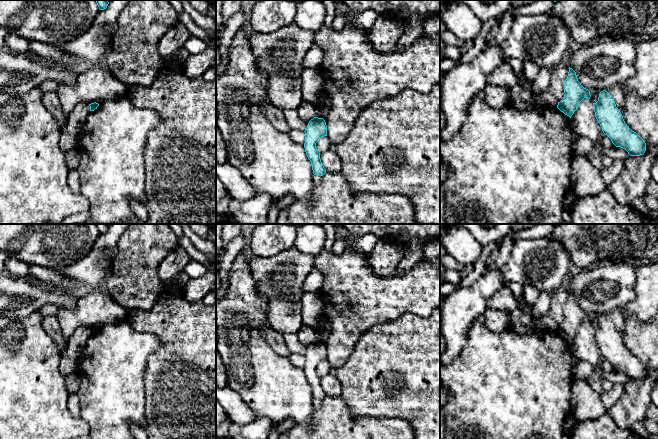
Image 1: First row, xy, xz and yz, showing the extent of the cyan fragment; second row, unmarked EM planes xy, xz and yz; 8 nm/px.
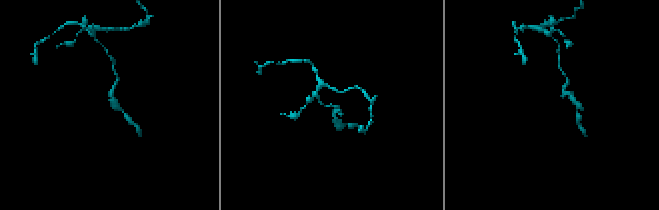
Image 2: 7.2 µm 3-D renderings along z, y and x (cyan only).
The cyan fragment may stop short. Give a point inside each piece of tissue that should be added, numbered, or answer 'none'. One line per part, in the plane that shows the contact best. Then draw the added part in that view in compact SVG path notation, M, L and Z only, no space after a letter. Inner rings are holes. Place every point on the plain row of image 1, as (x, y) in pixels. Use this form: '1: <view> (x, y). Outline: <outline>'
none

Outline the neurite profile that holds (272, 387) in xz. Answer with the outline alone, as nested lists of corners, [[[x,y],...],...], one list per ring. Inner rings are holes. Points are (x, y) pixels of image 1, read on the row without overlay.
[[[240,252],[229,271],[225,296],[216,304],[216,350],[225,366],[228,387],[242,398],[257,418],[266,418],[272,423],[292,419],[296,425],[310,426],[311,417],[315,411],[312,407],[314,398],[311,386],[306,379],[304,370],[293,365],[287,357],[276,354],[262,335],[260,331],[262,326],[271,328],[267,308],[268,299],[257,293],[250,261]]]

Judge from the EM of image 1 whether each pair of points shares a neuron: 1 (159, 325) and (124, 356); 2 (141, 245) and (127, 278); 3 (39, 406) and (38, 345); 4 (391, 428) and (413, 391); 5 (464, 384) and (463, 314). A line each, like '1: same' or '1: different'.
1: different
2: same
3: same
4: different
5: different

